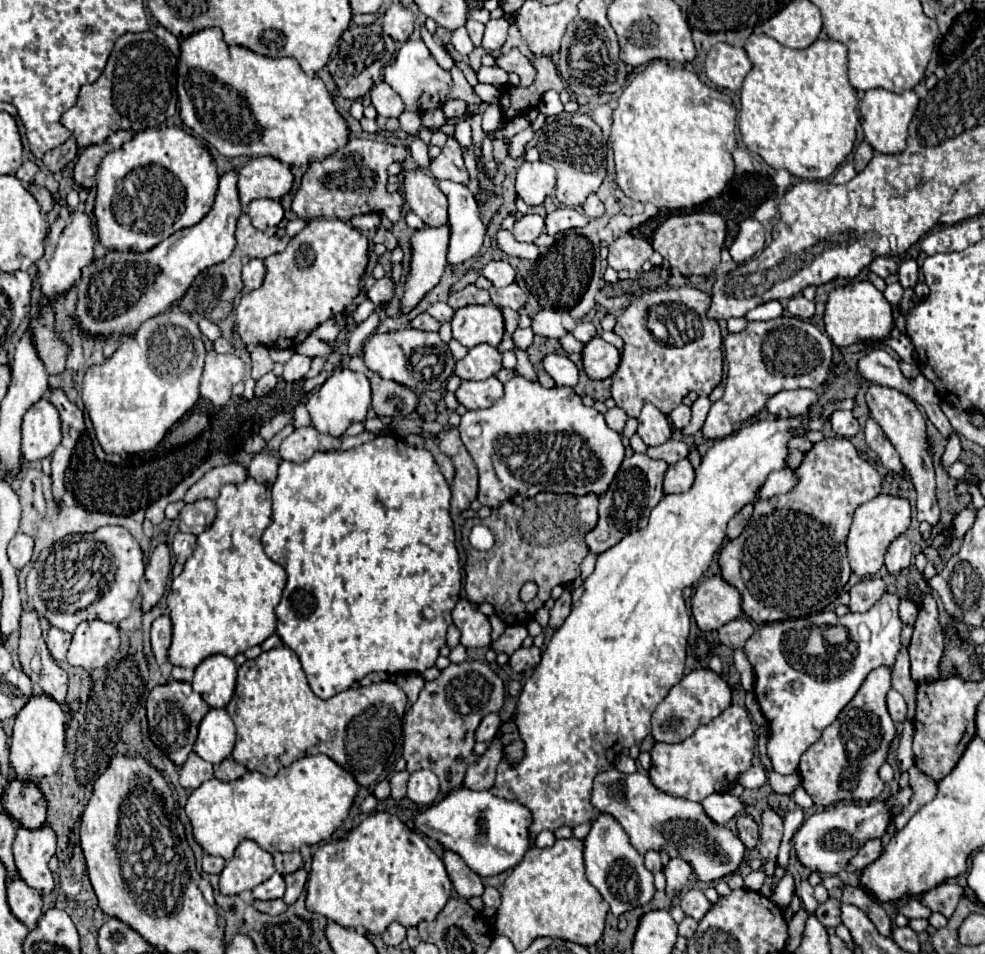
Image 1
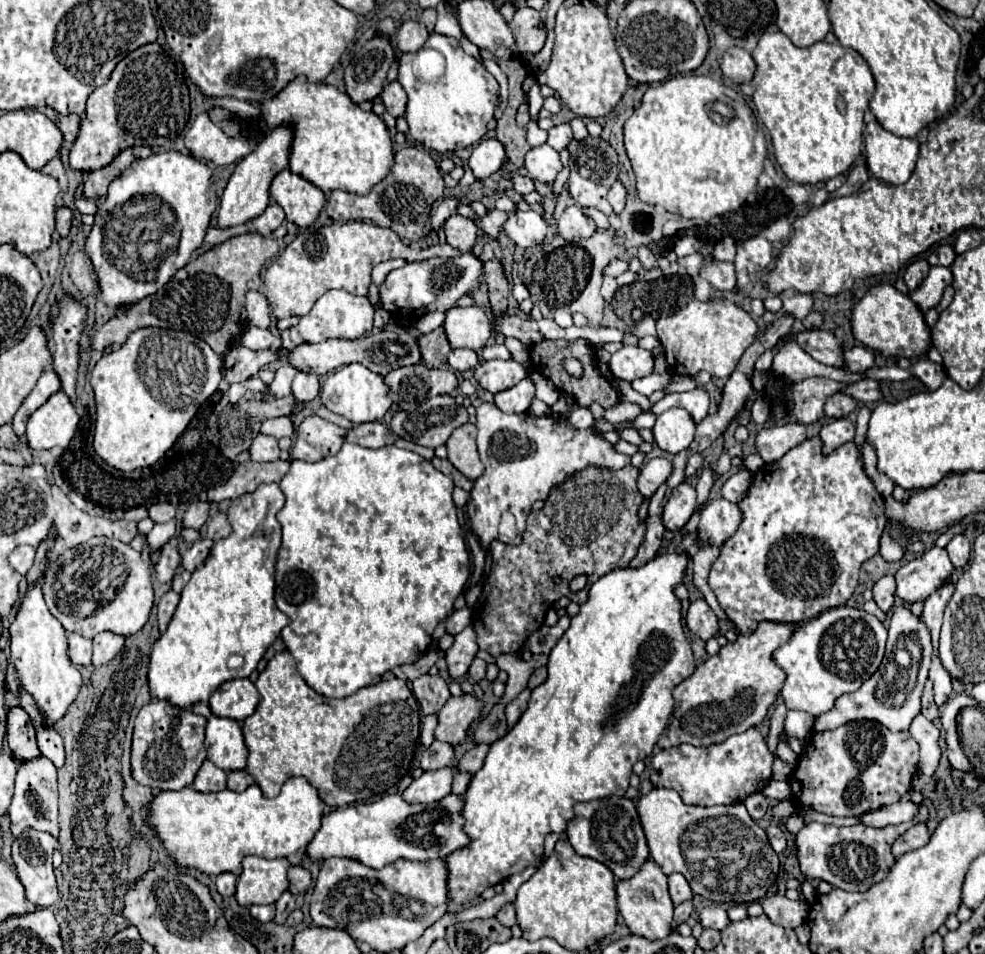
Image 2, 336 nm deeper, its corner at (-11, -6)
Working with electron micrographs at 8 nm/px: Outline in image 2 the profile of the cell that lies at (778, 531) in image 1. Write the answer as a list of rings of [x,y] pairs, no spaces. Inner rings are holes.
[[[811,437],[811,439],[803,441],[801,445],[793,447],[791,451],[787,451],[783,455],[783,459],[779,459],[775,463],[769,463],[769,465],[765,463],[757,473],[753,473],[751,485],[749,485],[743,501],[737,503],[737,507],[743,513],[743,521],[741,521],[739,529],[721,545],[721,553],[719,553],[717,561],[713,563],[711,571],[709,571],[709,587],[713,589],[721,609],[729,615],[729,619],[739,627],[739,631],[743,635],[751,635],[761,621],[805,623],[805,621],[817,617],[819,613],[823,613],[823,611],[827,611],[831,607],[843,605],[851,597],[853,589],[857,587],[857,573],[859,573],[861,563],[871,559],[879,551],[879,537],[881,537],[881,533],[885,529],[885,523],[887,523],[887,517],[885,517],[885,511],[883,511],[883,497],[877,493],[875,485],[865,475],[865,471],[863,471],[863,457],[859,455],[857,447],[853,443],[847,443],[847,445],[841,445],[831,455],[825,457],[823,451],[821,451],[819,437]]]

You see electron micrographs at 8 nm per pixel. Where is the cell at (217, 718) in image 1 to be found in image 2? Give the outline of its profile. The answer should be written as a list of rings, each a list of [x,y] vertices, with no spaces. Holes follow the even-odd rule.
[[[211,717],[207,721],[205,749],[207,759],[225,773],[245,769],[247,765],[247,745],[243,739],[243,731],[233,719]]]

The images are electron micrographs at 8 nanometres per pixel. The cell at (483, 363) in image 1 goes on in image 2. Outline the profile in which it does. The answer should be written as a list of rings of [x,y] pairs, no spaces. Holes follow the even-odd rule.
[[[513,359],[507,361],[483,361],[475,367],[475,379],[485,391],[499,393],[505,389],[511,389],[521,379],[527,377],[527,371],[523,365],[519,365]]]

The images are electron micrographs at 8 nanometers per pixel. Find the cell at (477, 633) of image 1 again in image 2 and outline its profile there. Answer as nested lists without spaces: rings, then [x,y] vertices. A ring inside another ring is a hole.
[[[465,627],[461,633],[455,635],[455,643],[445,651],[445,661],[449,665],[451,679],[461,679],[467,675],[467,669],[471,661],[475,659],[475,653],[479,651],[475,641],[473,627]]]

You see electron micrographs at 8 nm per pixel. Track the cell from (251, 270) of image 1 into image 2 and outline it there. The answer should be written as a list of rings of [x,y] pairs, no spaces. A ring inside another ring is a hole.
[[[249,291],[247,293],[247,313],[249,313],[249,323],[255,327],[271,329],[271,313],[269,313],[269,303],[265,295],[259,291]]]

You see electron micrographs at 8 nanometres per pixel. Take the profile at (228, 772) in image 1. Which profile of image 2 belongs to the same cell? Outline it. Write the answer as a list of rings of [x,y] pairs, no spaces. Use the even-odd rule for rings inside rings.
[[[241,769],[241,771],[231,771],[229,775],[227,775],[227,789],[231,789],[231,791],[245,791],[249,785],[253,785],[255,783],[255,779],[245,771],[245,769]]]

